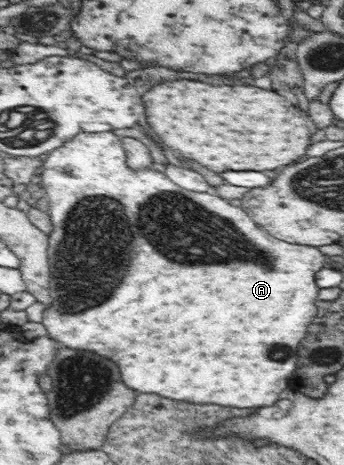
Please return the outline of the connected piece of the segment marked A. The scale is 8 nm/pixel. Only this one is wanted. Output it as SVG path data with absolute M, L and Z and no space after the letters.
M113 131L99 132L99 133L80 133L76 137L72 137L70 141L66 141L62 146L51 150L48 153L46 160L43 162L43 166L40 169L42 178L41 192L46 194L48 199L48 216L52 221L53 230L49 236L49 248L47 249L50 264L51 282L49 295L52 297L52 304L50 308L44 310L42 324L48 331L48 337L52 340L58 341L62 346L70 348L72 350L87 350L88 352L96 352L100 356L106 356L108 360L116 362L118 368L120 368L120 374L122 374L122 380L128 388L132 390L138 390L138 392L144 392L144 394L160 394L164 398L174 399L178 401L190 402L192 404L216 404L218 406L228 406L239 409L257 409L264 406L272 406L273 403L278 400L278 394L284 389L289 389L289 379L295 373L300 372L299 355L296 354L299 350L300 340L307 336L308 325L312 322L312 318L315 318L318 314L317 302L318 302L318 290L316 274L324 268L326 264L325 255L312 246L295 245L292 243L284 242L273 238L272 235L265 231L263 228L258 228L258 225L254 226L255 222L246 214L247 211L232 204L227 200L216 196L214 192L208 192L204 194L198 194L193 190L186 190L174 184L165 173L156 171L150 168L144 168L142 170L132 170L126 162L126 153L122 144L121 137L117 136Z

